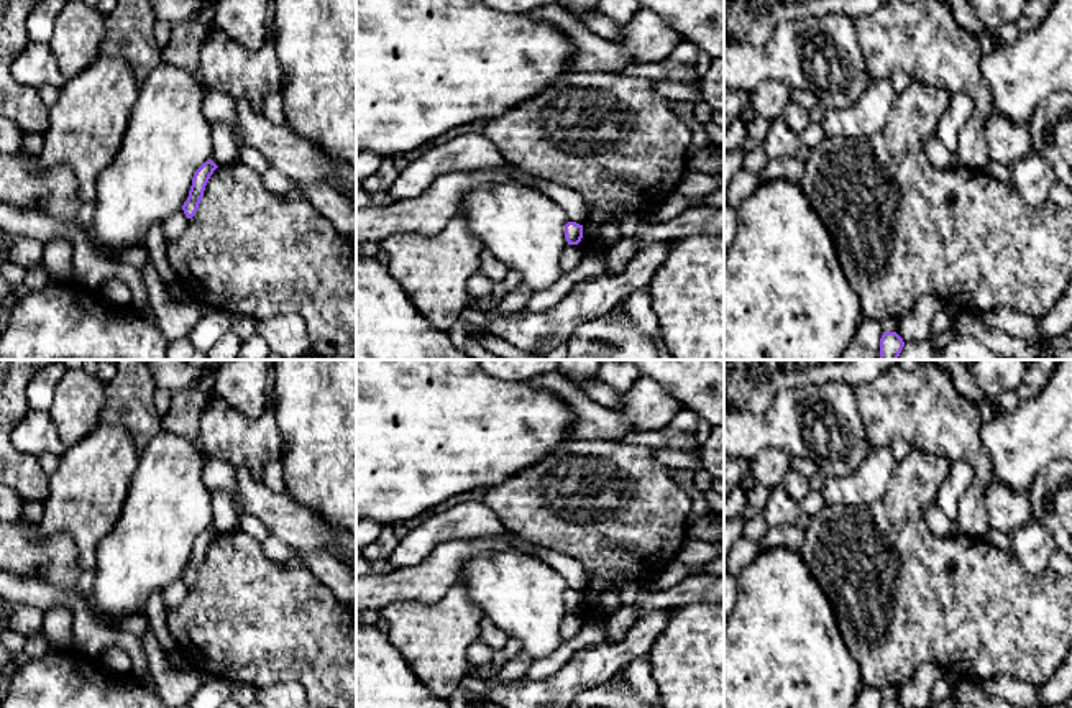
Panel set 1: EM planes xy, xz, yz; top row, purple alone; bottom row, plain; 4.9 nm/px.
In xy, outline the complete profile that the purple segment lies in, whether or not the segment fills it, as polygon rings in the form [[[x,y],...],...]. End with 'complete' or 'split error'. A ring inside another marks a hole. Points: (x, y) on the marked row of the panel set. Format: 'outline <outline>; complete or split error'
outline [[[210,159],[210,161],[205,161],[195,171],[195,174],[192,177],[192,186],[190,186],[190,191],[189,191],[189,197],[182,205],[182,210],[184,210],[187,218],[192,218],[195,215],[195,212],[199,209],[199,204],[200,204],[200,200],[204,197],[205,186],[207,186],[210,176],[213,174],[213,171],[217,168],[218,166]]]; complete

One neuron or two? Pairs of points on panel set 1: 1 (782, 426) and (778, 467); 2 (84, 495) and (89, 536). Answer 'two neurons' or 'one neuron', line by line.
1: two neurons
2: one neuron

